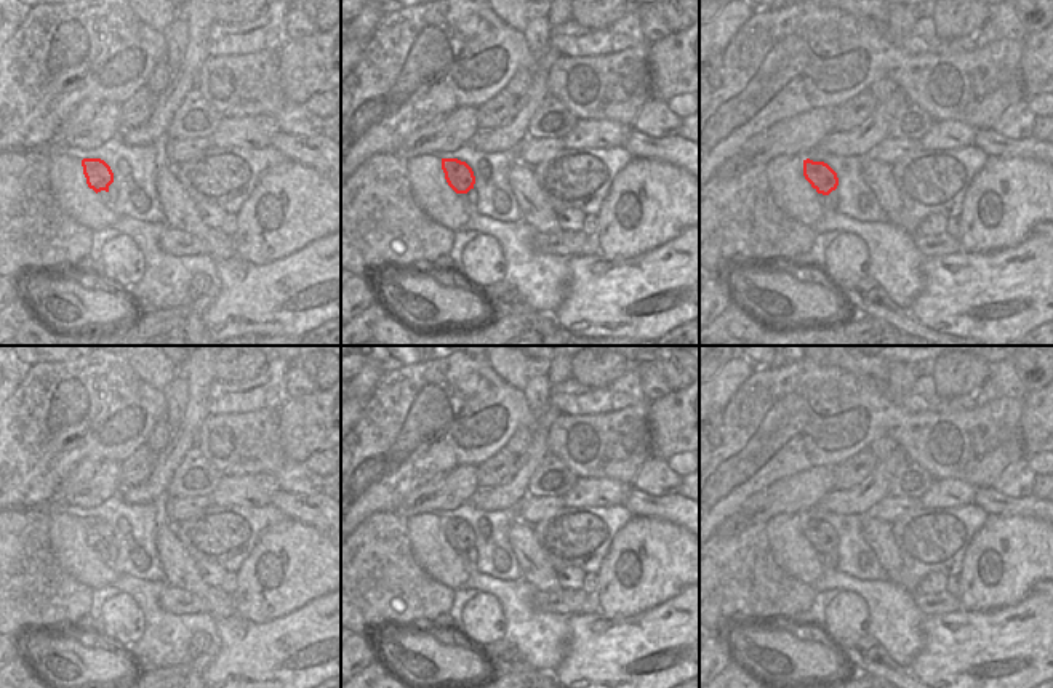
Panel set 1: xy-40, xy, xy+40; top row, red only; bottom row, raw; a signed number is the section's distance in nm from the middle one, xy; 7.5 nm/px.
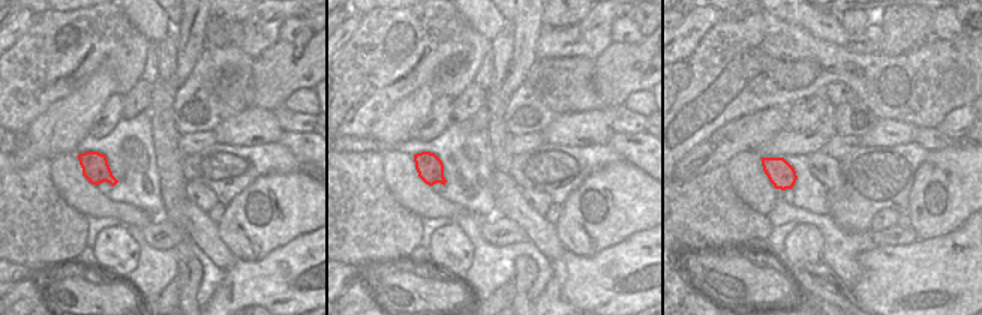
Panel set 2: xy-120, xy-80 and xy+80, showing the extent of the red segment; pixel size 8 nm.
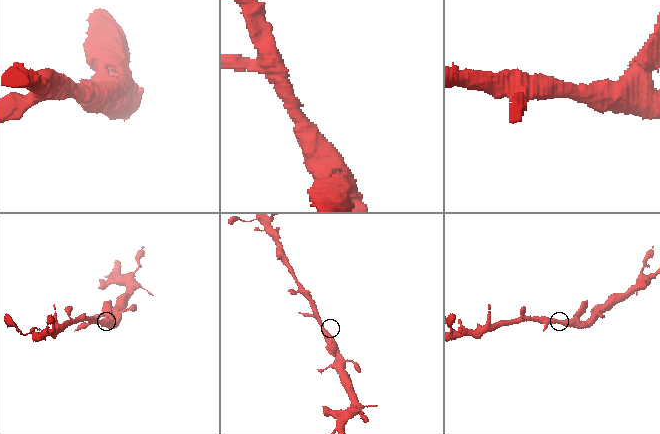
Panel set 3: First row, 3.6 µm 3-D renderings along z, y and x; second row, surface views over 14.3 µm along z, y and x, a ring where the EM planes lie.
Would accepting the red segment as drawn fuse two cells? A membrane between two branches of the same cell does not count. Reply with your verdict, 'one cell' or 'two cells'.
one cell

